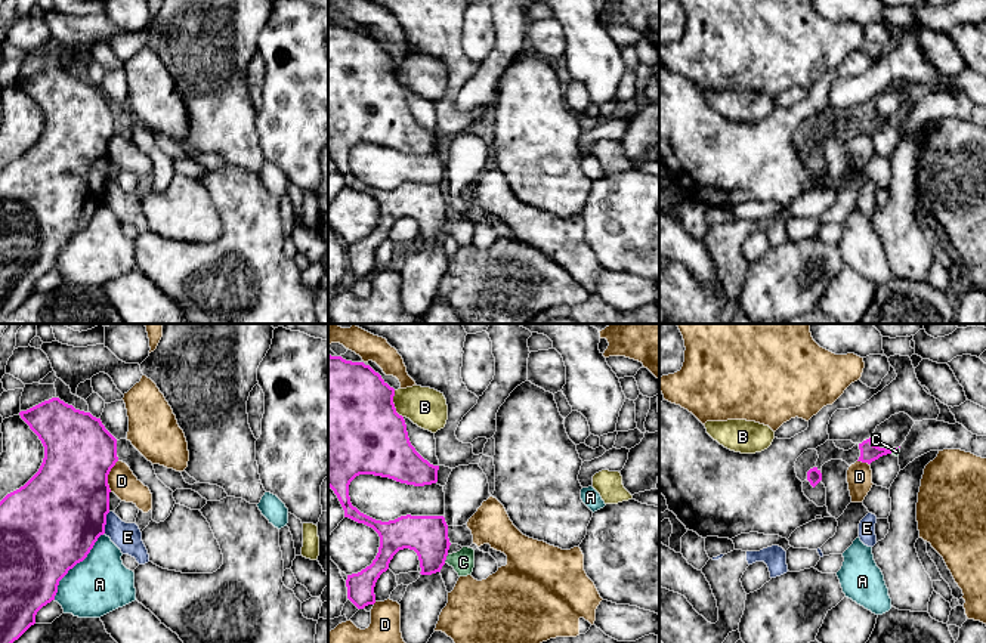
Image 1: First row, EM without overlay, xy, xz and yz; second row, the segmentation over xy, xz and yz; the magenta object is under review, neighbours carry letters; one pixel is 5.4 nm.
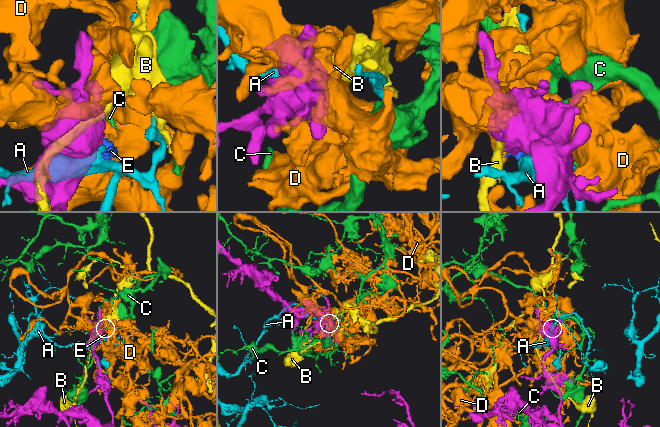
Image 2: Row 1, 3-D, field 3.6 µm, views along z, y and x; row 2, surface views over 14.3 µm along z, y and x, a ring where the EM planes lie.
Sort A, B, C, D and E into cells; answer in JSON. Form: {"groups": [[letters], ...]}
{"groups": [["A"], ["B"], ["C"], ["D"], ["E"]]}

